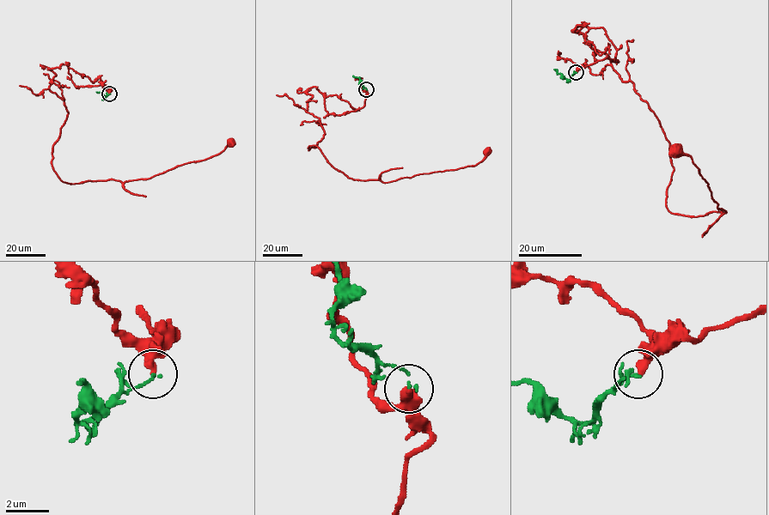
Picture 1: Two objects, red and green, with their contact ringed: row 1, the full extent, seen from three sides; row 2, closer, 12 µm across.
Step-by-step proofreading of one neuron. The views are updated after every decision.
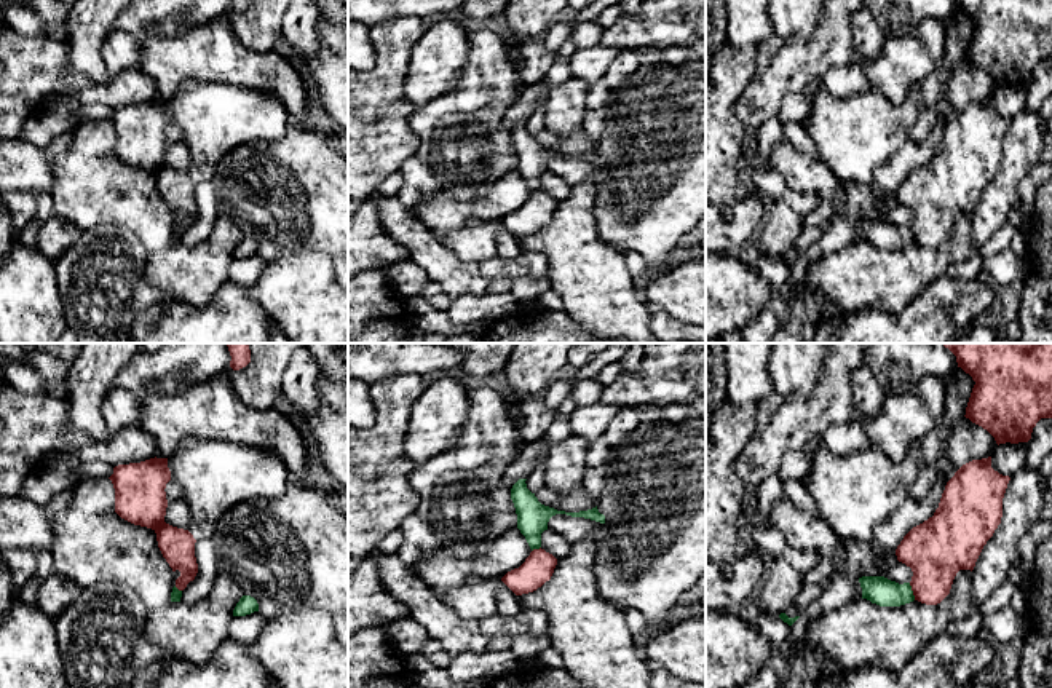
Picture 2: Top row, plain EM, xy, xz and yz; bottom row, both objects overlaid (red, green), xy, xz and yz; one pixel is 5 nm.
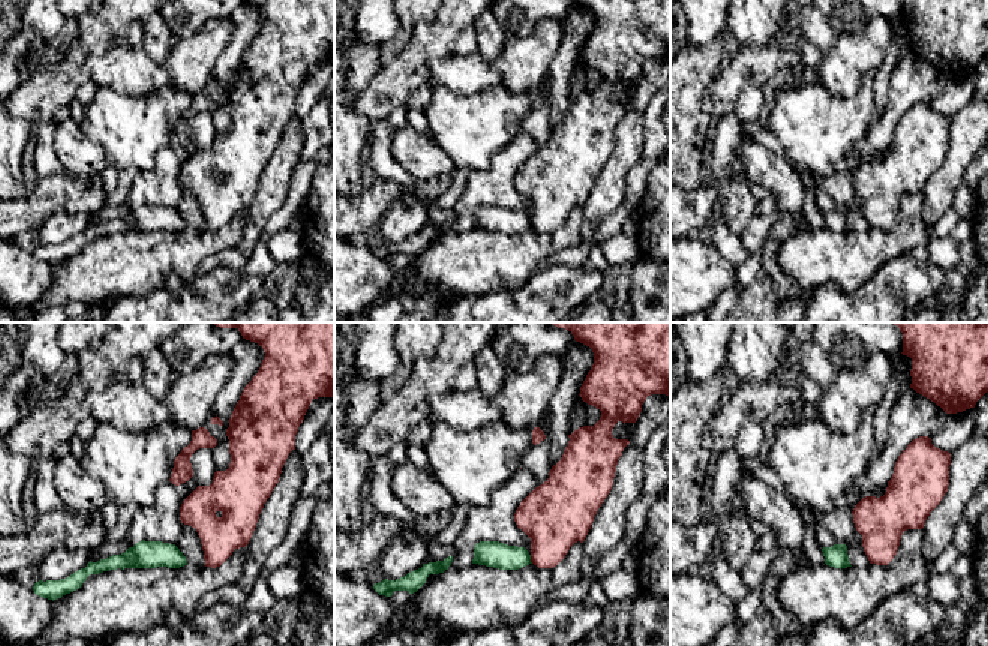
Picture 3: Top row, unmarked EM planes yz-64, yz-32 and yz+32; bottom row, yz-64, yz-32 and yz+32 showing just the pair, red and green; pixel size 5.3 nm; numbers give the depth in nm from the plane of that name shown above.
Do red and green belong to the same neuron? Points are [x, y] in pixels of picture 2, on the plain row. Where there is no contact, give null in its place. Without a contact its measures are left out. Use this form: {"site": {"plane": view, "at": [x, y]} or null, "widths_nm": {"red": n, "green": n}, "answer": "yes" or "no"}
{"site": {"plane": "yz", "at": [912, 232]}, "widths_nm": {"red": 300, "green": 140}, "answer": "no"}

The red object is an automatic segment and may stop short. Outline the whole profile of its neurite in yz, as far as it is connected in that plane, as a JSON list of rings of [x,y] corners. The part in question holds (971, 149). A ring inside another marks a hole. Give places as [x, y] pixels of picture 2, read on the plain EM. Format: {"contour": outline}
{"contour": [[[991,99],[963,107],[947,125],[934,158],[913,169],[896,192],[897,203],[912,211],[915,243],[940,246],[951,231],[959,212],[974,212],[975,204],[1001,166],[1003,140],[1010,120],[991,110]]]}

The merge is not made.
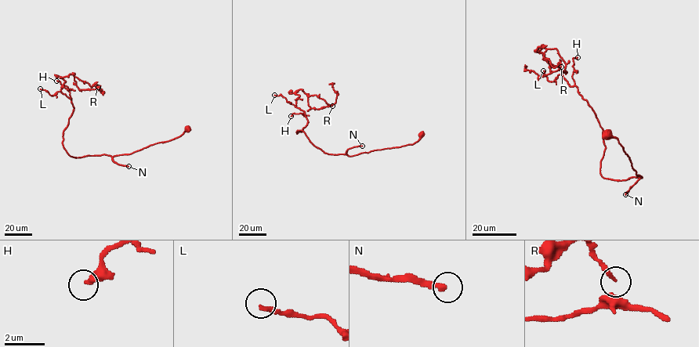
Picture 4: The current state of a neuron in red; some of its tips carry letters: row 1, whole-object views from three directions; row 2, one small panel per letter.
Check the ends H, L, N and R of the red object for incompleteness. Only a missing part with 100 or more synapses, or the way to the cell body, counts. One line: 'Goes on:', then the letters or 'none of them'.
Goes on: N

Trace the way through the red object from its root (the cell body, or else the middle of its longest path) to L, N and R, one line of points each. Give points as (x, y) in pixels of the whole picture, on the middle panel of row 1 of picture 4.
L: (421, 134), (412, 144), (350, 156), (327, 153), (302, 130), (297, 133), (308, 122), (305, 112), (274, 95)
N: (421, 134), (420, 139), (412, 144), (350, 156), (347, 154), (348, 149), (362, 146)
R: (421, 134), (412, 144), (327, 153), (297, 133), (308, 120), (295, 106), (295, 92), (332, 106)

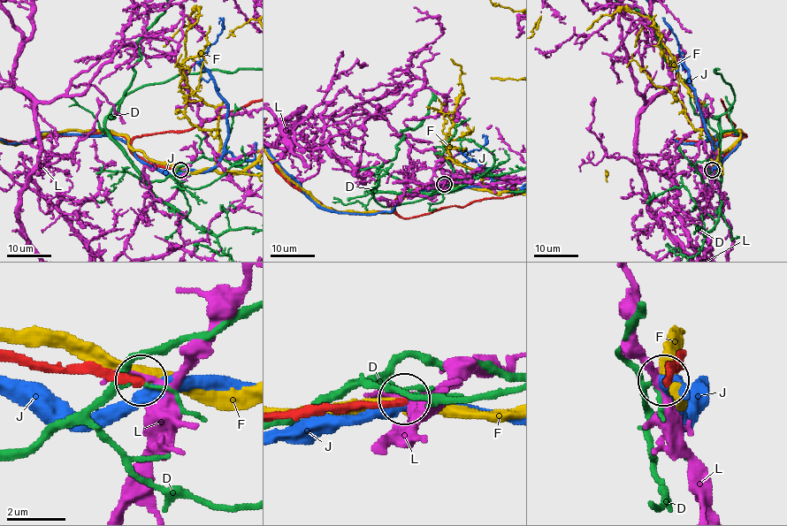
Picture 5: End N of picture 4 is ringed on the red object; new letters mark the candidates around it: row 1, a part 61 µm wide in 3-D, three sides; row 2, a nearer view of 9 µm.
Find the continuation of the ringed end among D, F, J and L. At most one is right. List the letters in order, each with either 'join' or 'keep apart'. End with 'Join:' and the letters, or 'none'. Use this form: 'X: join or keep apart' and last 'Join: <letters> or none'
D: keep apart
F: keep apart
J: keep apart
L: keep apart
Join: none

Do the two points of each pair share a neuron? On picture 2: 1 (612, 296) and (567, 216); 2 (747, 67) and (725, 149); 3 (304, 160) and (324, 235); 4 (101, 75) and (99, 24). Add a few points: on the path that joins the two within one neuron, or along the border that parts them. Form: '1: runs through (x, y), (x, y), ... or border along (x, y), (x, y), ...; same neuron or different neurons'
1: runs through (593, 276), (580, 264), (572, 246), (572, 235); same neuron
2: runs through (727, 88), (723, 91), (723, 128); same neuron
3: runs through (304, 179), (324, 206), (324, 216); same neuron
4: runs through (93, 63), (93, 37); same neuron

